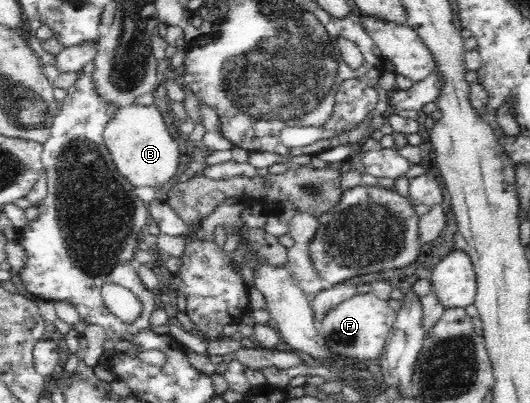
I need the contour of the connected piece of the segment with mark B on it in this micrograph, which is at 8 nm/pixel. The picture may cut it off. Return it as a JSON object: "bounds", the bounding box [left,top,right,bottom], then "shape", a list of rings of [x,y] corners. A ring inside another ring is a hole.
{"bounds":[103,103,180,188],"shape":[[[134,103],[133,106],[118,109],[117,116],[104,130],[103,139],[121,176],[134,187],[160,188],[175,174],[180,160],[179,146],[171,136],[172,131],[168,119],[161,115],[155,104],[140,106]]]}

